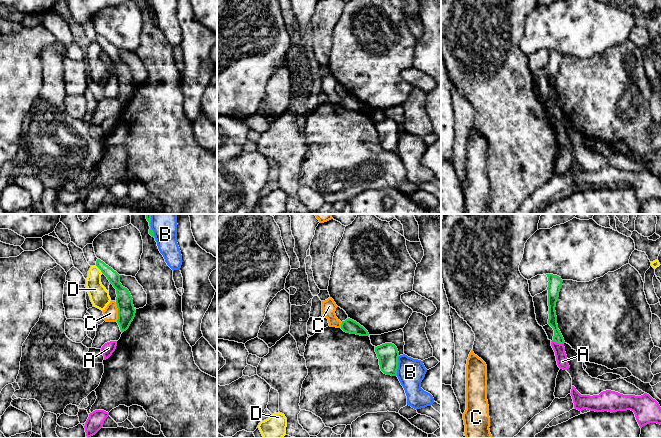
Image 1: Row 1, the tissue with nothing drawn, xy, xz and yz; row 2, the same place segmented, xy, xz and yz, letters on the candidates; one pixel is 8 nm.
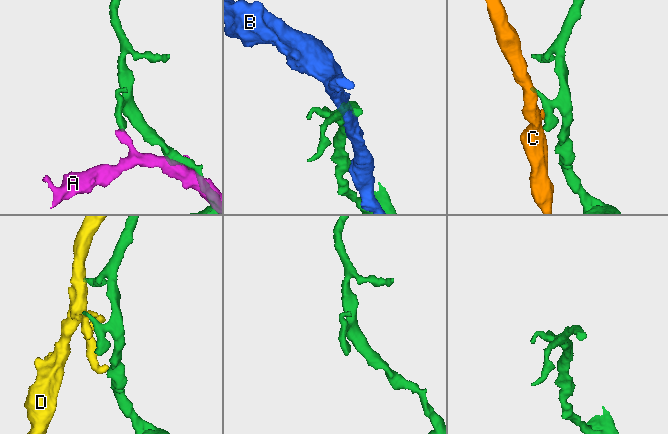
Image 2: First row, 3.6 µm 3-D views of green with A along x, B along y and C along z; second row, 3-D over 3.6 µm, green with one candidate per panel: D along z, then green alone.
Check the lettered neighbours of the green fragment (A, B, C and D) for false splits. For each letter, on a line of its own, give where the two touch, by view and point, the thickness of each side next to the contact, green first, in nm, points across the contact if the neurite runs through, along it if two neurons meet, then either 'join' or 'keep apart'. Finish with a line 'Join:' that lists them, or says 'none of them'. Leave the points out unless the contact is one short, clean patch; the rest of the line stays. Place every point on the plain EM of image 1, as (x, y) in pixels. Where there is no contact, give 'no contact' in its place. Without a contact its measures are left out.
A: yz (558, 118) | 80/100 nm | keep apart
B: xz (397, 142) | 170/220 nm | keep apart
C: xy (118, 88) | 140/110 nm | along xy (115, 78), (117, 97) | keep apart
D: xy (99, 44) | 100/160 nm | keep apart
Join: none of them

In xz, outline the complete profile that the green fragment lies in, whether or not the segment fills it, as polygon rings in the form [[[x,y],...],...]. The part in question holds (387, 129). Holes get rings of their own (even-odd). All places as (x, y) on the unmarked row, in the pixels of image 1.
[[[392,119],[375,123],[381,147],[386,151],[397,152],[399,128]]]

